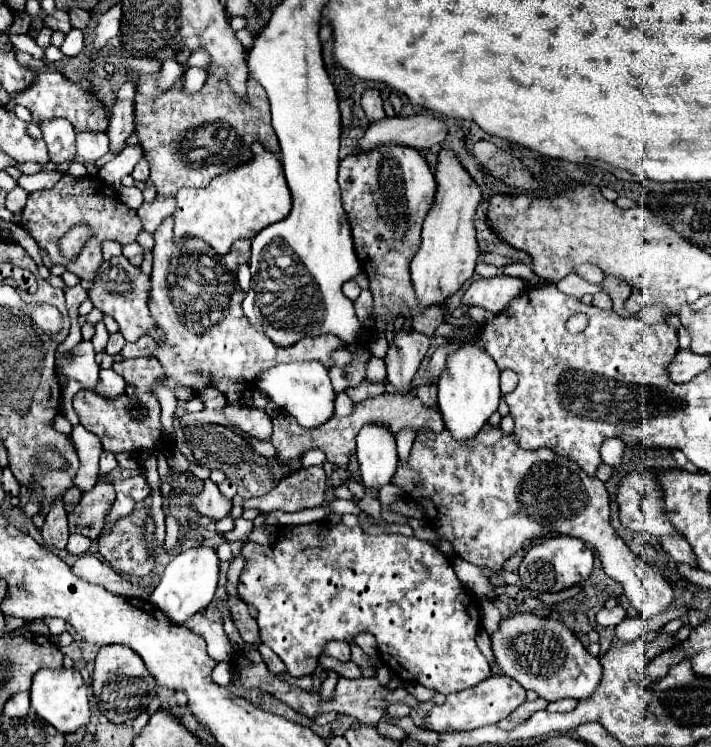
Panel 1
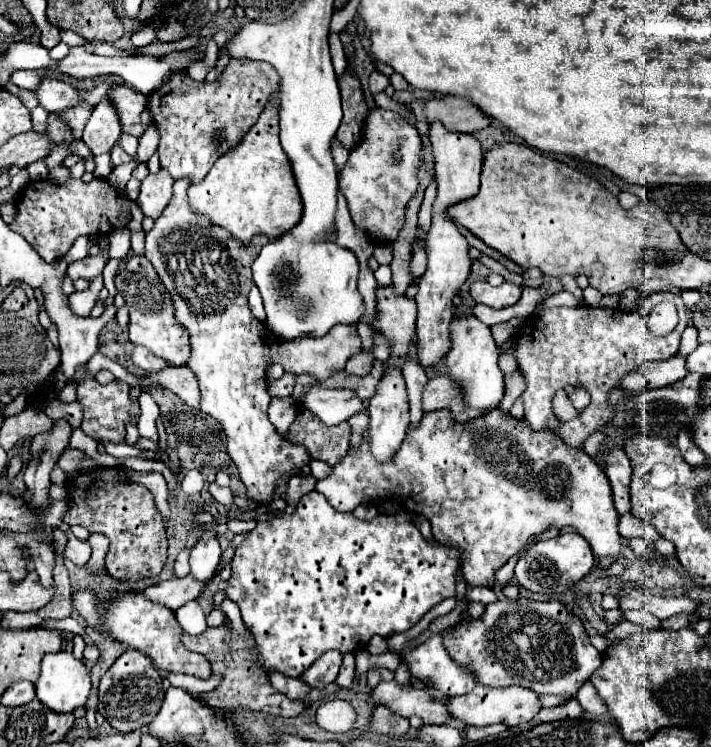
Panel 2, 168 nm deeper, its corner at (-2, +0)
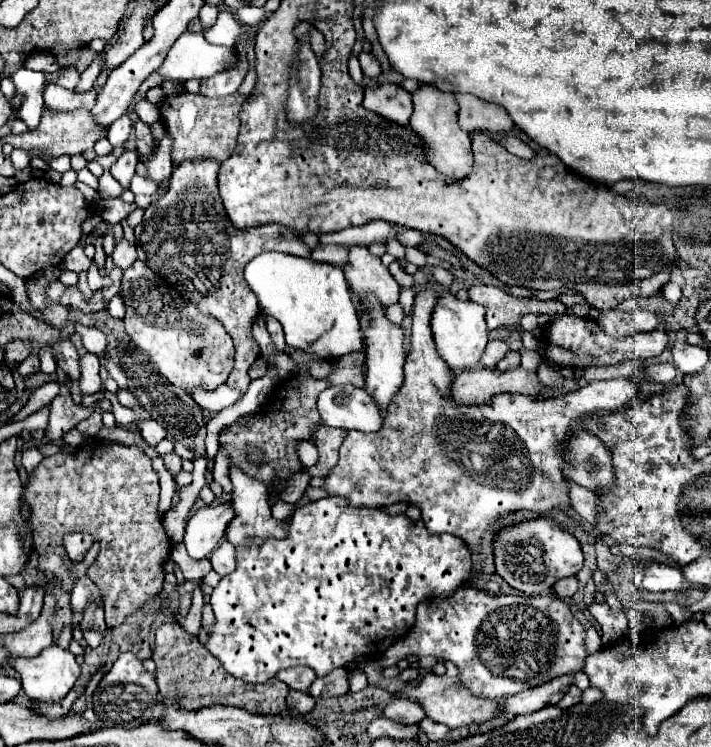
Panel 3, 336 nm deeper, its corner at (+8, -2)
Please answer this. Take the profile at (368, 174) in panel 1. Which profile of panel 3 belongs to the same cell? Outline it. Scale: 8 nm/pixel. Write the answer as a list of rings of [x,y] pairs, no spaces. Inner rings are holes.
[[[386,81],[376,89],[366,87],[364,107],[390,121],[396,121],[398,125],[408,125],[412,115],[412,95],[404,87]]]

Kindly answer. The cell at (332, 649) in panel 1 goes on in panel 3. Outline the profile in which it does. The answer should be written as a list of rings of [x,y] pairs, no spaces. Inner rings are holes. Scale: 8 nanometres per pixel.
[[[336,669],[326,677],[318,677],[308,689],[308,693],[314,699],[340,697],[340,695],[346,695],[348,691],[350,691],[350,685],[348,685],[348,671],[346,669]]]

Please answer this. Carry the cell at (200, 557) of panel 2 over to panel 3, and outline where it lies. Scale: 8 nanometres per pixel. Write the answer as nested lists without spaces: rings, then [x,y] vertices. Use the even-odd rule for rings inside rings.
[[[232,503],[200,507],[186,523],[184,545],[188,555],[194,559],[208,557],[218,547],[228,523],[234,517],[236,517],[236,511]]]

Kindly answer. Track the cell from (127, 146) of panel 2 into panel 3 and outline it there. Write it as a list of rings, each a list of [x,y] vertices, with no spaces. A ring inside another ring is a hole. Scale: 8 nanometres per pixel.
[[[124,113],[120,119],[116,119],[116,123],[112,123],[112,127],[108,129],[108,141],[116,147],[116,145],[124,145],[130,137],[132,131],[132,119],[128,119],[128,113]]]

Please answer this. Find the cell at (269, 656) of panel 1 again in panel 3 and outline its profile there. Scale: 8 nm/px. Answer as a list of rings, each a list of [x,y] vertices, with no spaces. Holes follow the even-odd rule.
[[[290,691],[286,701],[288,701],[288,707],[296,709],[300,715],[306,715],[316,707],[316,699],[310,697],[308,693],[302,693],[302,691]]]

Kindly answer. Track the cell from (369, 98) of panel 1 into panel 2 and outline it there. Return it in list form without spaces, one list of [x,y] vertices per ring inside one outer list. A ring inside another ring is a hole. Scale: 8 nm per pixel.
[[[374,71],[374,73],[370,75],[370,93],[372,93],[372,95],[382,93],[388,85],[390,85],[390,79],[388,79],[388,77],[384,77],[382,73]]]

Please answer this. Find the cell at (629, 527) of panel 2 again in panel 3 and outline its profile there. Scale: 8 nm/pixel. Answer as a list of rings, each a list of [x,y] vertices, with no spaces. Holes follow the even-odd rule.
[[[568,481],[568,491],[570,491],[572,509],[574,509],[584,521],[588,521],[588,523],[594,525],[594,523],[596,523],[596,517],[598,517],[598,509],[596,509],[598,497],[596,497],[592,491],[588,491],[588,489],[584,489],[584,487],[576,485],[576,483],[570,483],[570,481]]]

